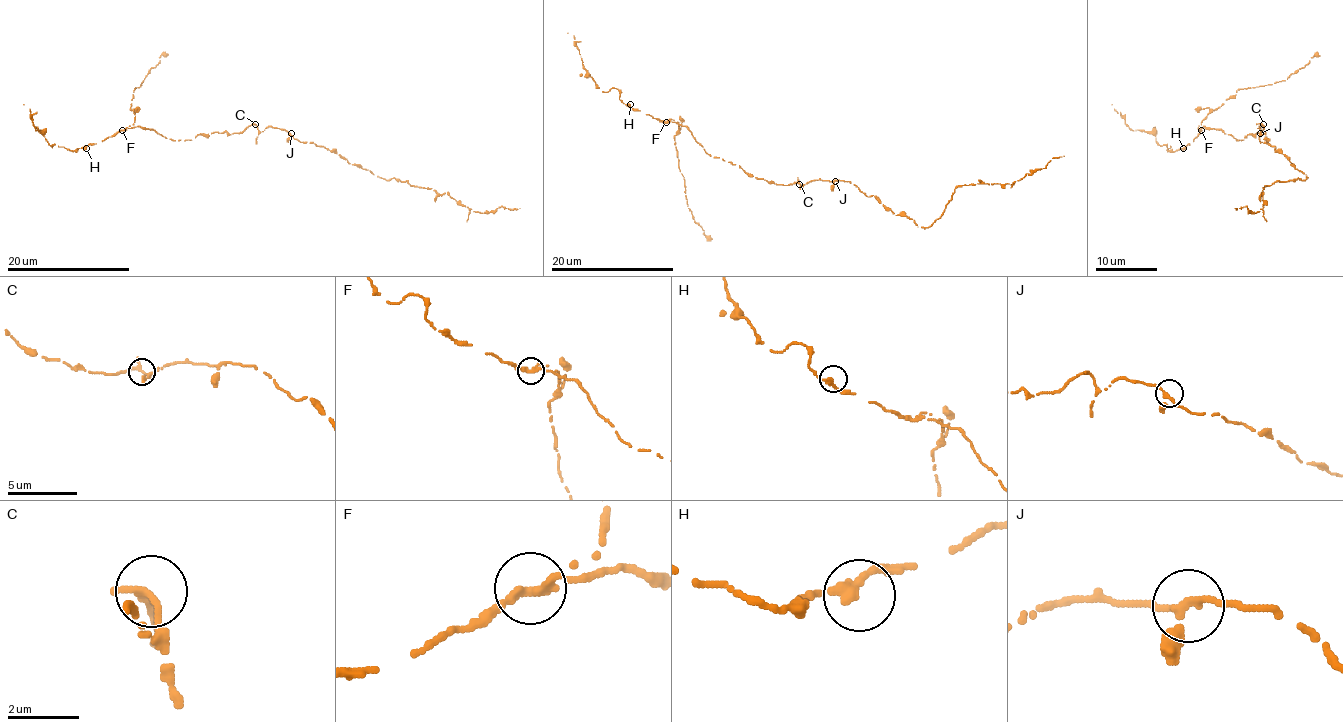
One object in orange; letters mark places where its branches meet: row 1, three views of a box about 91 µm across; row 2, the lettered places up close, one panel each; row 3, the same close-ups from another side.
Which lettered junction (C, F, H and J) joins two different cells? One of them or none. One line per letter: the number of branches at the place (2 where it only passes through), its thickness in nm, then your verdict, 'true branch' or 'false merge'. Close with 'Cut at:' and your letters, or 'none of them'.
C: branches 2; calibre 240 nm; true branch
F: branches 3; calibre 240 nm; false merge
H: branches 2; calibre 280 nm; true branch
J: branches 3; calibre 200 nm; true branch
Cut at: F

